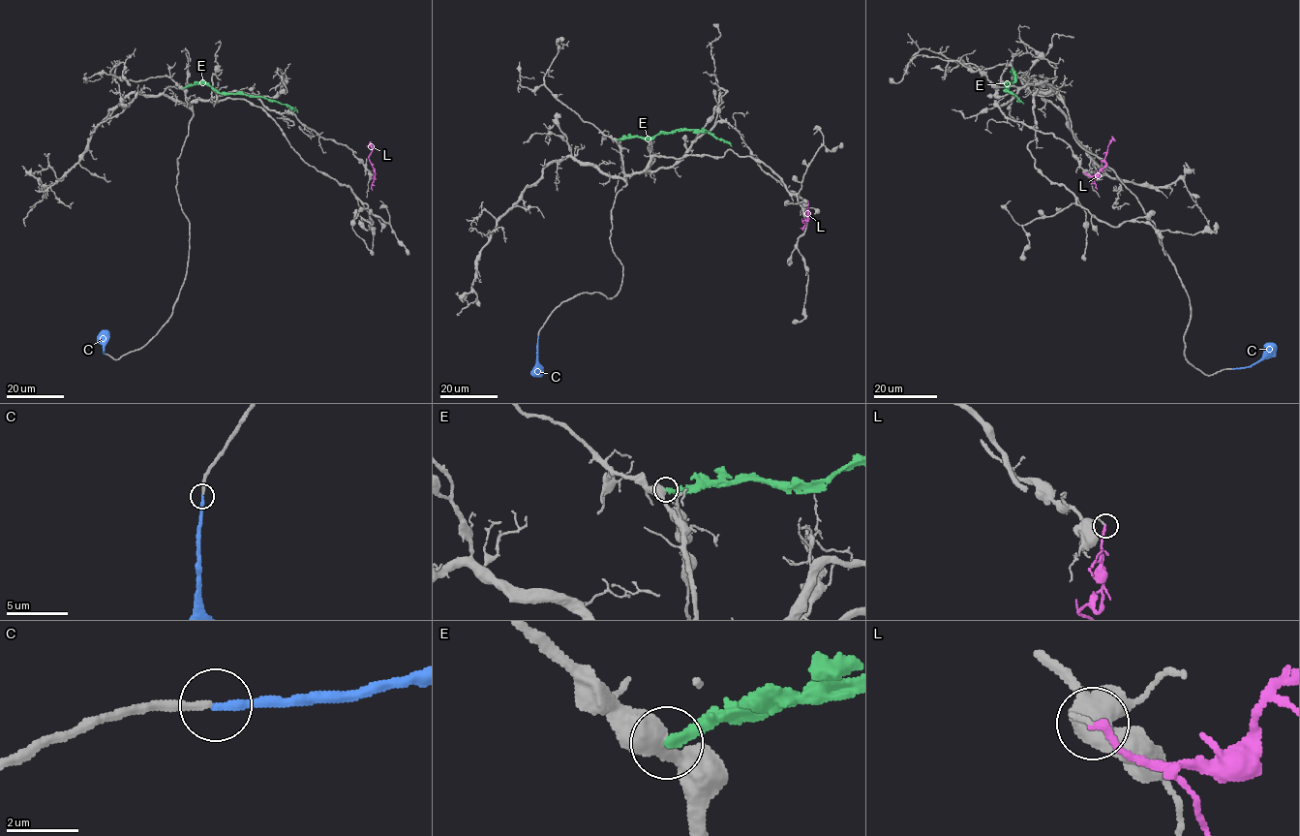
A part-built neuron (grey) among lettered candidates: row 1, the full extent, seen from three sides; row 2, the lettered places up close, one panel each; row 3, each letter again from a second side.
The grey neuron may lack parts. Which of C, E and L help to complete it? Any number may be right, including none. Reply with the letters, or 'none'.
C

